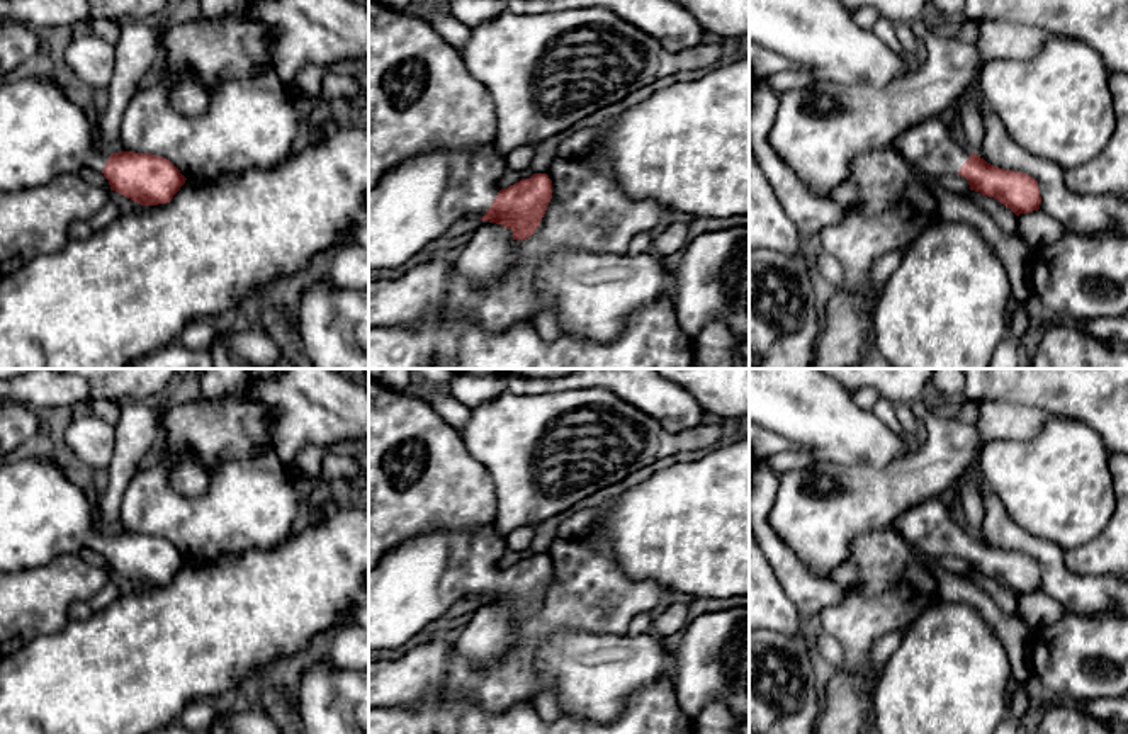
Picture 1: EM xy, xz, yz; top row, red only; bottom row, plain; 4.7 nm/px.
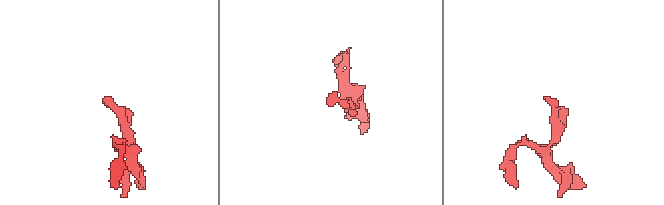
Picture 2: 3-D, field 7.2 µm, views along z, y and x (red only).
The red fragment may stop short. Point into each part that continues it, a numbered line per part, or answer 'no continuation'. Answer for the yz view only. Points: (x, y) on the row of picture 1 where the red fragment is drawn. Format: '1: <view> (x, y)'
1: yz (928, 145)

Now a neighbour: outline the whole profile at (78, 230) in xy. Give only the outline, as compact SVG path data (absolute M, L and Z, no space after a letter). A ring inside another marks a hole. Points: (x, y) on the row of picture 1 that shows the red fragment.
M76 219L73 221L70 226L68 226L68 236L70 240L73 241L82 241L82 240L87 240L90 238L93 233L88 219Z

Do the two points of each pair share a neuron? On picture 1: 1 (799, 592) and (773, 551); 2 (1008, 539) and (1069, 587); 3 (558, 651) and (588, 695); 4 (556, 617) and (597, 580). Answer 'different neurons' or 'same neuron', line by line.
1: same neuron
2: same neuron
3: same neuron
4: same neuron

